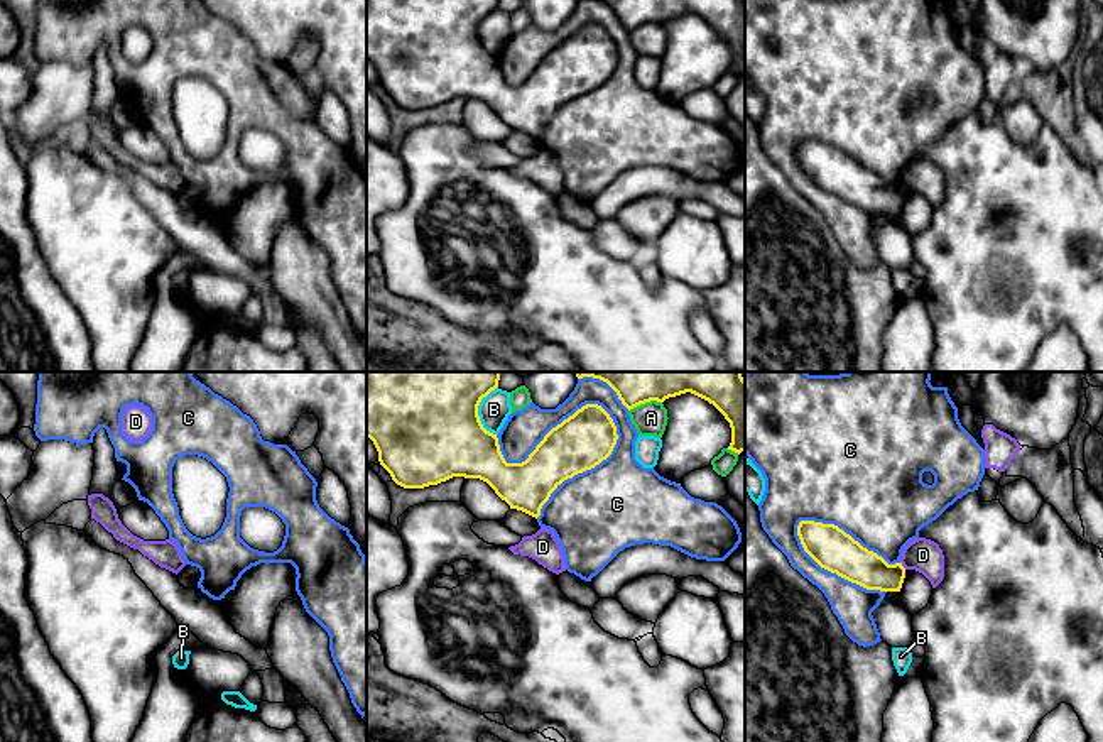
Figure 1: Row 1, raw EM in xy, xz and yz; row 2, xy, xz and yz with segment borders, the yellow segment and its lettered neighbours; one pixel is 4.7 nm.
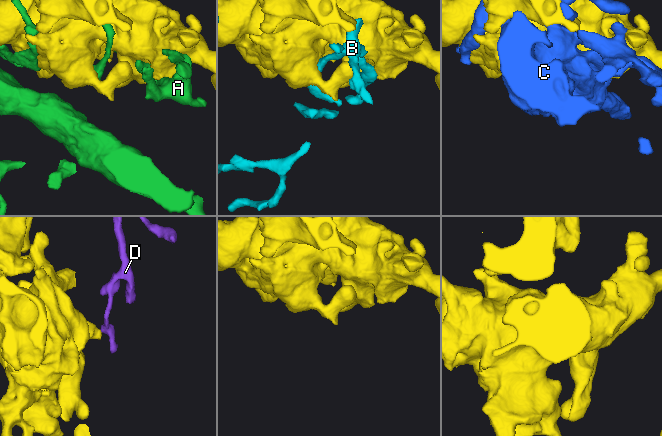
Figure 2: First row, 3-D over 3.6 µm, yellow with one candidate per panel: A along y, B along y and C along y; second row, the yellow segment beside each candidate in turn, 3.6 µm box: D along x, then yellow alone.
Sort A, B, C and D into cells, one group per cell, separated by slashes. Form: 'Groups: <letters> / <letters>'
Groups: A / B / C / D

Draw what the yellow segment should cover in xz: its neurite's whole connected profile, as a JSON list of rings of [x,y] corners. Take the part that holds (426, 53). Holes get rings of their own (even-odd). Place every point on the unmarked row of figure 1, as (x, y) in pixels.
[[[367,0],[367,59],[378,73],[380,86],[404,110],[424,110],[453,98],[480,100],[510,130],[541,137],[551,115],[568,100],[606,81],[618,61],[610,35],[586,25],[552,49],[522,85],[507,85],[497,56],[486,52],[478,37],[483,19],[500,0]]]

